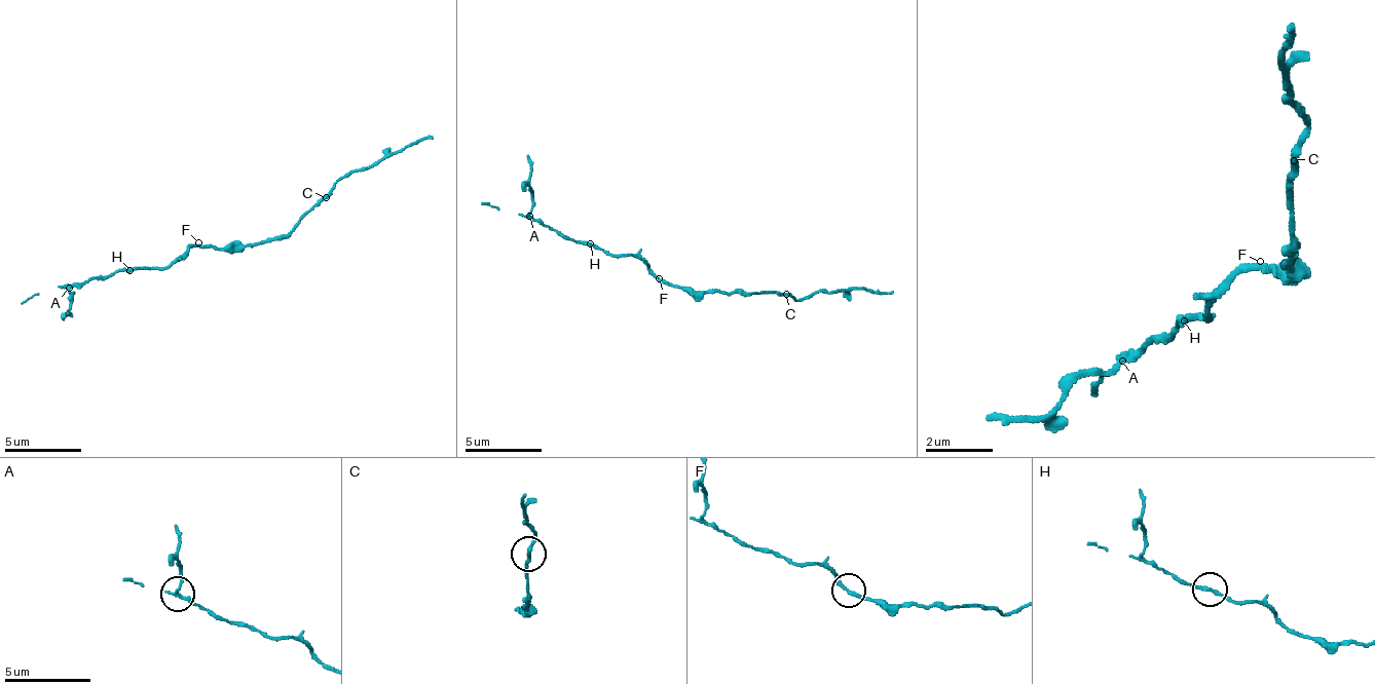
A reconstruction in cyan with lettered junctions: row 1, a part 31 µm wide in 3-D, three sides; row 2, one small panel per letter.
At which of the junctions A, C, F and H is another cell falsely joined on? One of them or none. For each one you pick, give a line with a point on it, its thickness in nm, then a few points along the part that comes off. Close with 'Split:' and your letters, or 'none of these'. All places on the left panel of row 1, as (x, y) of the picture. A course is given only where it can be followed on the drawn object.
A: at (69, 288); 190 nm thick; foreign part runs (68, 289), (72, 293), (68, 312)
Split: A

